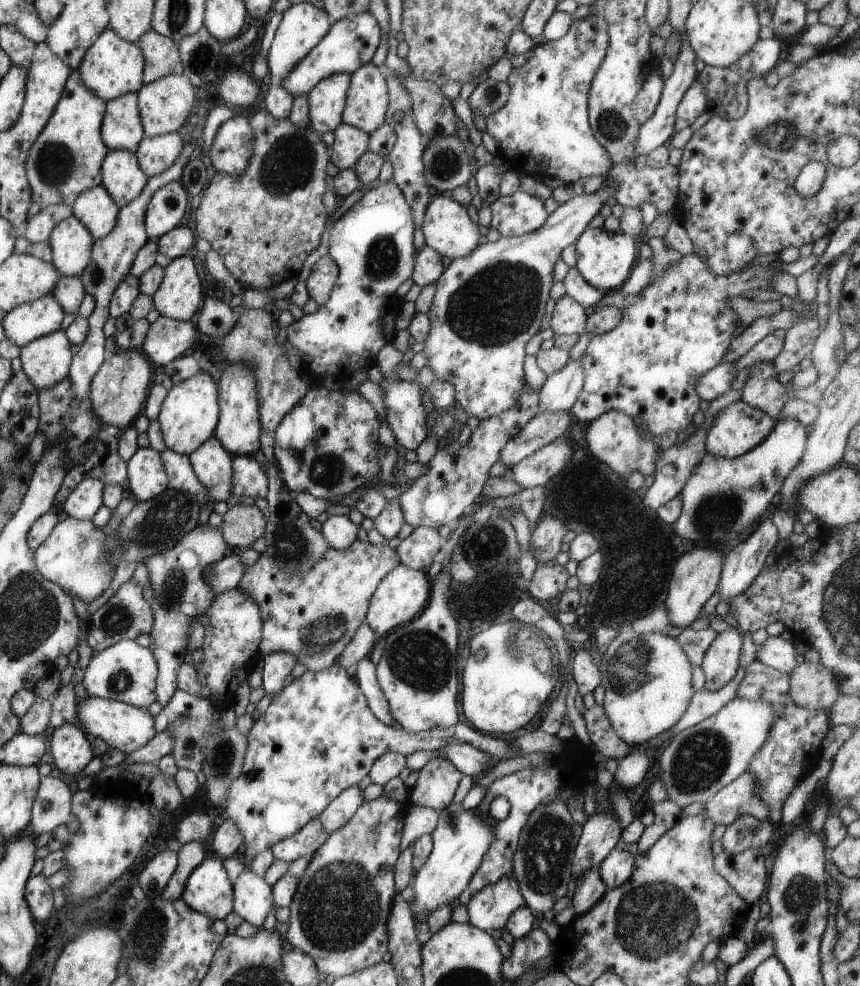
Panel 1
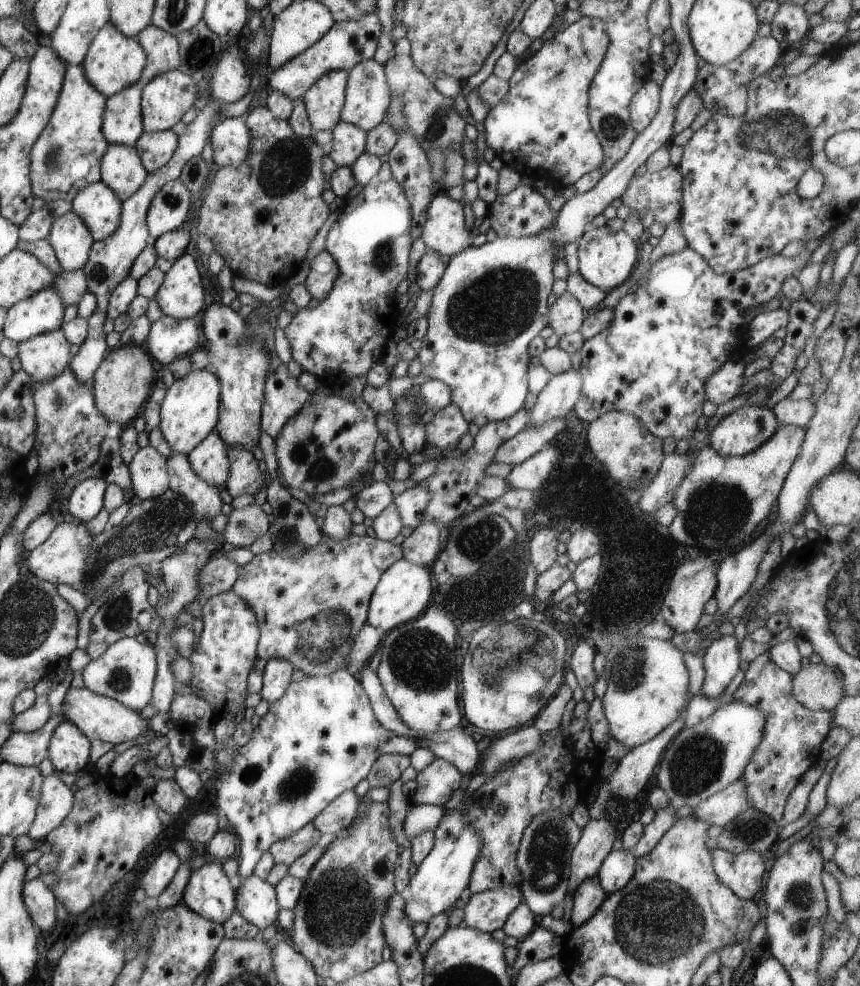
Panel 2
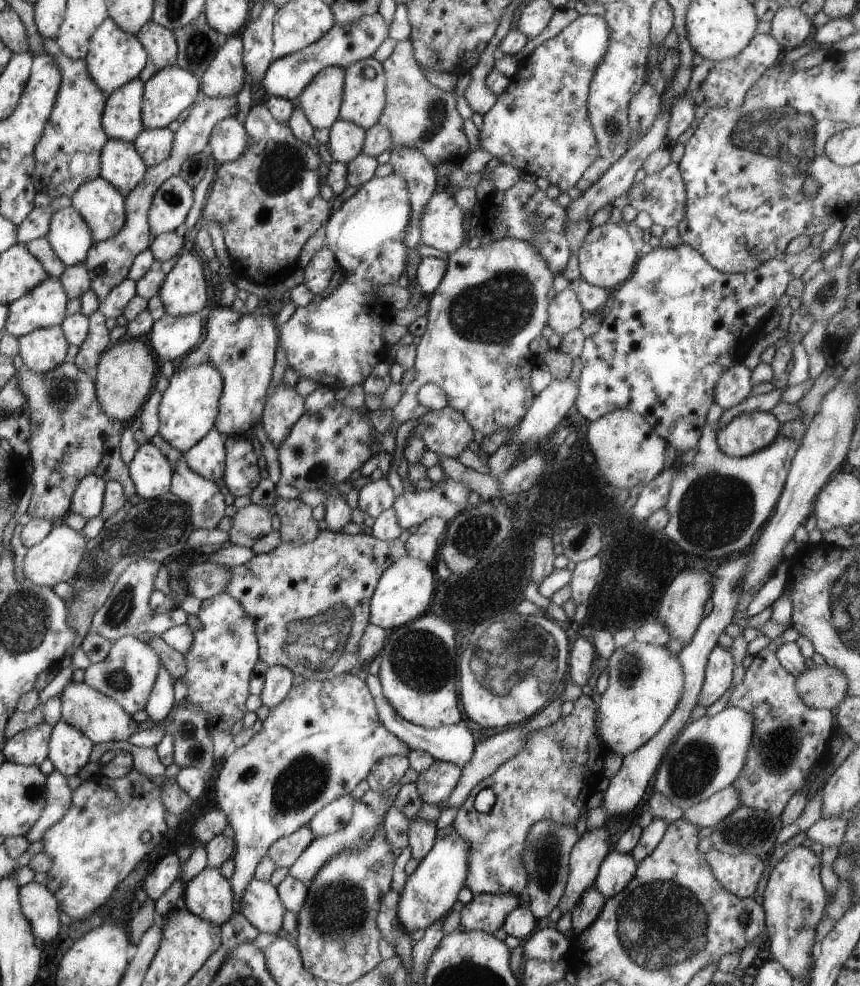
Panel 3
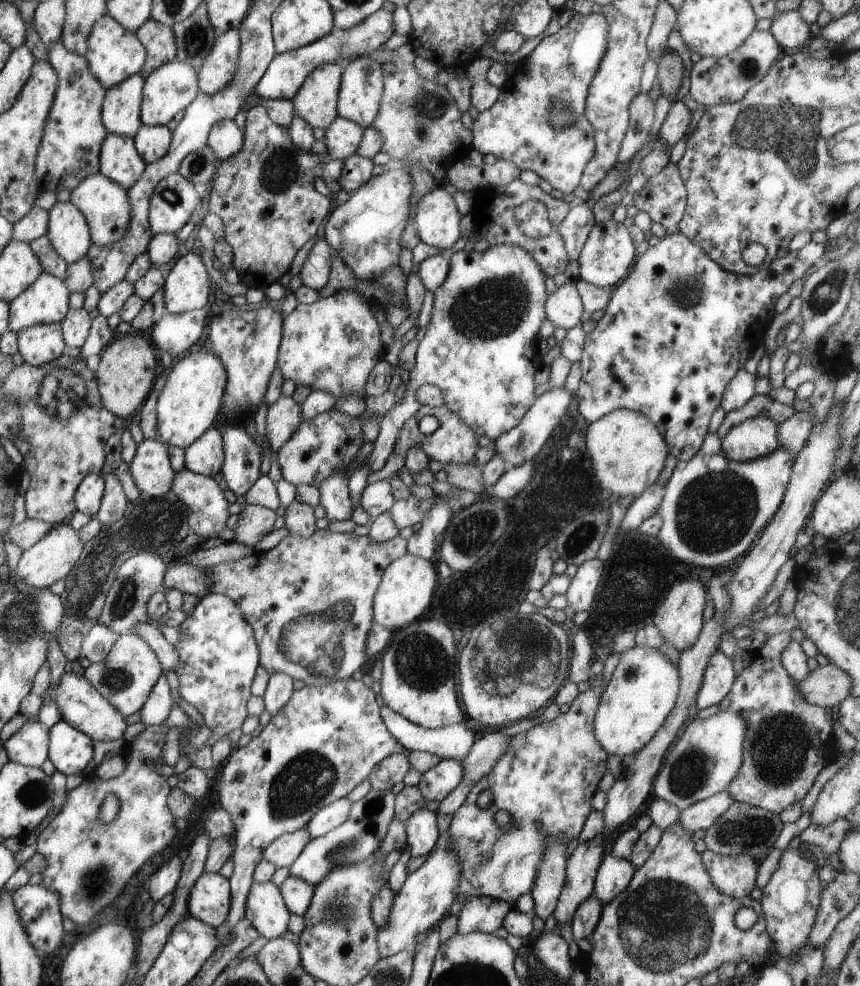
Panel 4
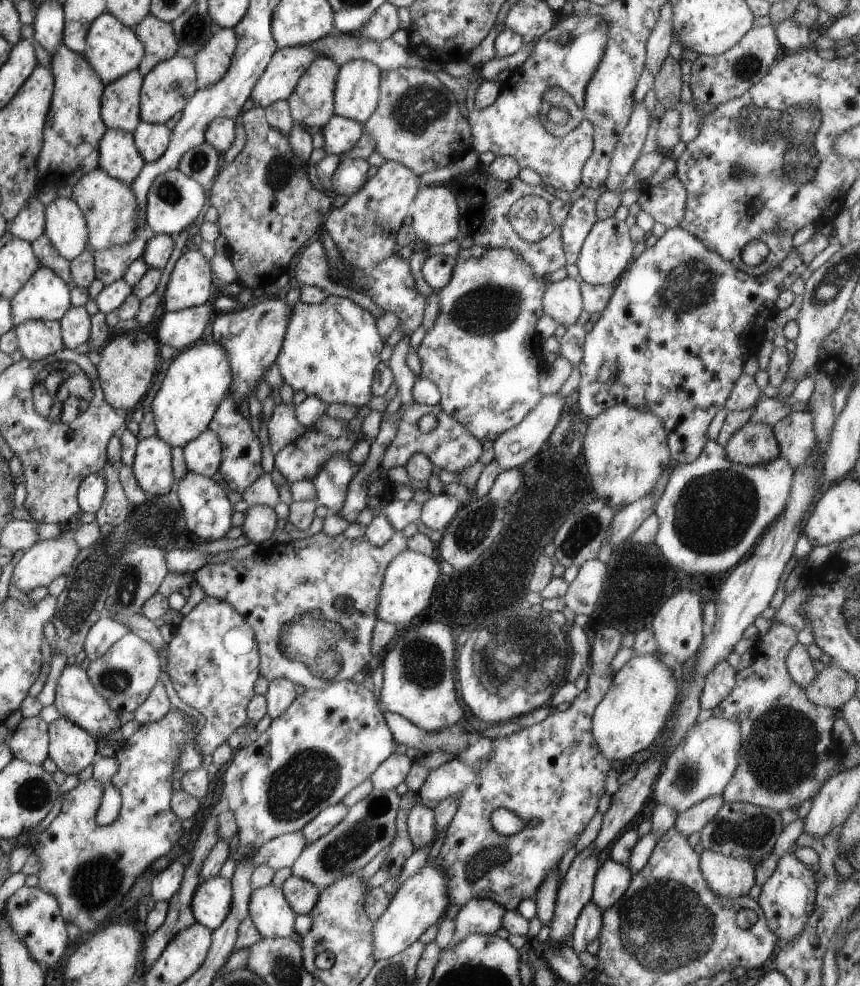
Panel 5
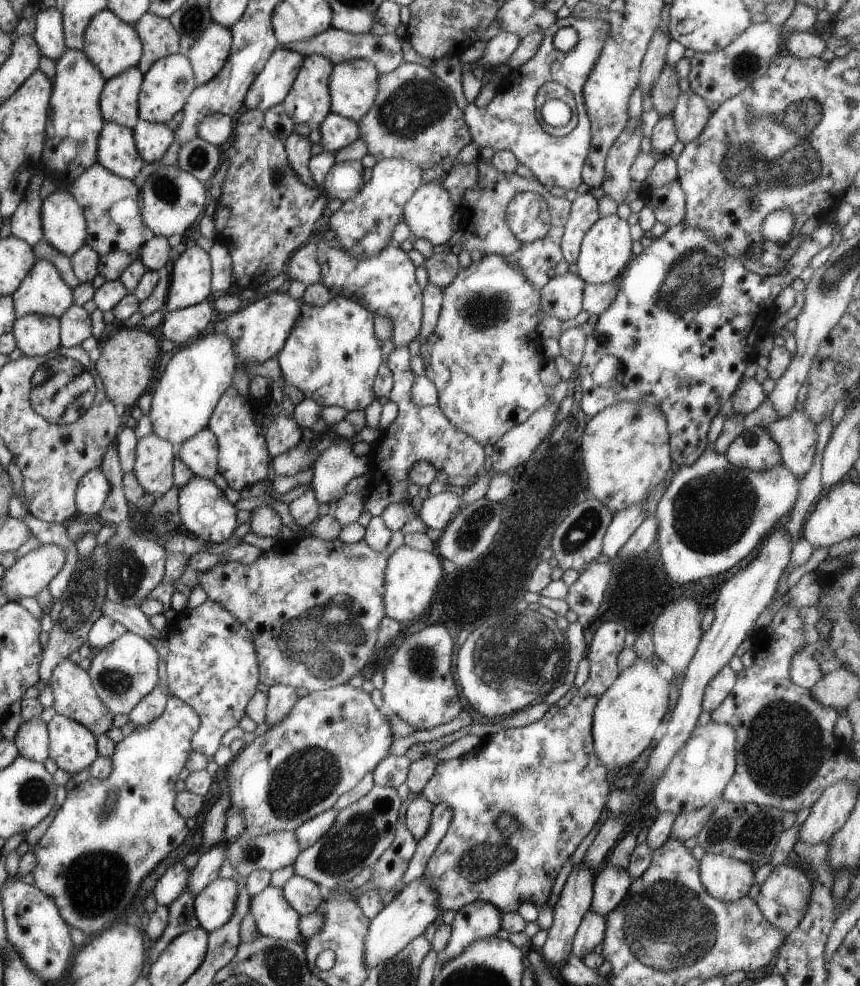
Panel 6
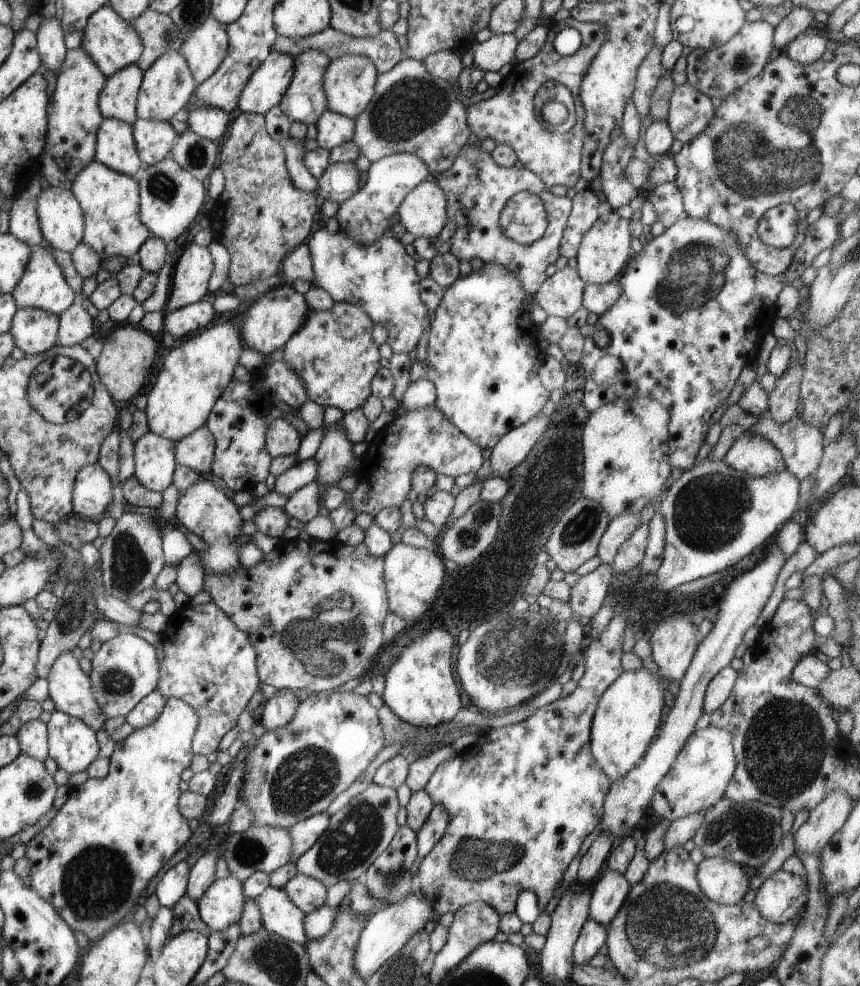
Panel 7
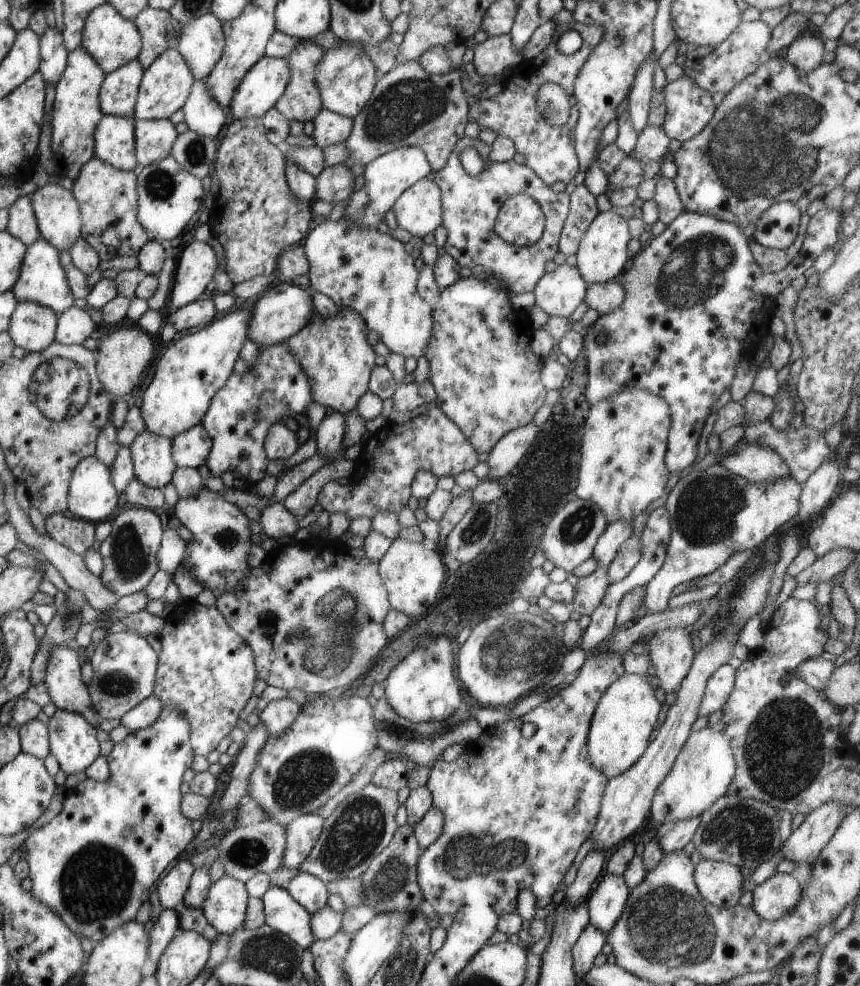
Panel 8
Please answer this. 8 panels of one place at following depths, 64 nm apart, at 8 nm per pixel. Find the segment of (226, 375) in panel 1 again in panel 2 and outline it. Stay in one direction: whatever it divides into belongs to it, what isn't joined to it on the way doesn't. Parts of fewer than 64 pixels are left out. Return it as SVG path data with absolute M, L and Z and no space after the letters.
M222 303L209 304L199 321L205 336L204 345L193 349L186 357L167 363L167 370L174 379L180 379L189 371L213 368L220 382L219 412L215 431L227 447L241 447L251 451L257 446L258 434L261 431L260 410L264 399L265 373L268 371L267 350L248 334L246 319Z

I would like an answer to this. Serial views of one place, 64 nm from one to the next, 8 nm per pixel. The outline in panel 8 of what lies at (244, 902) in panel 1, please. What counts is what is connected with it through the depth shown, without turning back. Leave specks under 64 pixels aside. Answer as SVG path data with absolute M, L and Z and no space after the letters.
M284 886L269 887L263 896L264 924L289 937L302 950L315 940L309 926L310 914L293 900Z

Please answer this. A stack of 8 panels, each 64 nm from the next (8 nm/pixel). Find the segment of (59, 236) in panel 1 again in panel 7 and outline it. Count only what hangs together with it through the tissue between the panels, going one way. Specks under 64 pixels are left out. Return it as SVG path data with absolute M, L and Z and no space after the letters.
M51 186L42 190L36 199L36 213L43 241L50 248L69 254L82 240L82 210L70 190Z

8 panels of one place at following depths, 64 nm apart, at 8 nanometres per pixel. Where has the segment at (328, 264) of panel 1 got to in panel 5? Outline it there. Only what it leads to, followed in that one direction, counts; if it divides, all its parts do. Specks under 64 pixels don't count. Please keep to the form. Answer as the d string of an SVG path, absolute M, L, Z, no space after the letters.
M313 240L313 242L301 248L299 253L301 253L301 256L299 256L293 275L299 284L320 288L328 296L351 299L353 303L369 311L375 319L383 316L384 311L372 302L369 296L347 289L339 282L335 283L329 280L327 257L321 241Z

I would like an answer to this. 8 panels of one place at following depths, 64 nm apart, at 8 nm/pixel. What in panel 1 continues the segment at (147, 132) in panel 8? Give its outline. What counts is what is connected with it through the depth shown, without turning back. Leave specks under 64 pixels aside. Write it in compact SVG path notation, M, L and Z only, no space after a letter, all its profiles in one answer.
M165 133L154 137L143 137L137 145L135 156L139 168L146 177L161 174L179 156L184 142L177 133Z

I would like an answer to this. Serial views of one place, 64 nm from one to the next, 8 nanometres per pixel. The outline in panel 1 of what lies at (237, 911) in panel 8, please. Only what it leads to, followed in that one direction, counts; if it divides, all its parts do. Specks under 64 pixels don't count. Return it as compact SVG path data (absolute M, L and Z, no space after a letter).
M219 858L203 859L186 878L180 896L191 910L200 912L211 920L222 919L232 910L232 882Z

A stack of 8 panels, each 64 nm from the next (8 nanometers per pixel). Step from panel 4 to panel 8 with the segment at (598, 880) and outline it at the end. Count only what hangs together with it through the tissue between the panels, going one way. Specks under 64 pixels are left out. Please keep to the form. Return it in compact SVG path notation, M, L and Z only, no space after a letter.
M605 873L585 900L588 924L607 934L623 910L628 892L622 876Z

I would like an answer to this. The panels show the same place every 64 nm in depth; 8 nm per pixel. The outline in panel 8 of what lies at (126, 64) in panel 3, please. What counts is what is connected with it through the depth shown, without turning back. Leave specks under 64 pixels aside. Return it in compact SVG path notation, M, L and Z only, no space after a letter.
M108 2L89 11L84 18L80 33L81 48L101 67L105 75L126 62L136 59L141 50L140 32L133 20L123 18Z

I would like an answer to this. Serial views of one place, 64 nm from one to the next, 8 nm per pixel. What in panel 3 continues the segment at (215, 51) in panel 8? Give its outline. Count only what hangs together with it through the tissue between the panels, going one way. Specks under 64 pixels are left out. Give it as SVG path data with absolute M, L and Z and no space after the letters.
M238 34L229 35L199 77L200 89L206 98L233 97L241 90L244 76L242 40Z

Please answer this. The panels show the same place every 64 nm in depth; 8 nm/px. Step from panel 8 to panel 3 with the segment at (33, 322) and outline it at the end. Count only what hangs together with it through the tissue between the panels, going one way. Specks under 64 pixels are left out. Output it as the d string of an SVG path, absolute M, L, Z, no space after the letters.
M60 326L32 330L18 338L23 367L40 375L63 364L68 342Z

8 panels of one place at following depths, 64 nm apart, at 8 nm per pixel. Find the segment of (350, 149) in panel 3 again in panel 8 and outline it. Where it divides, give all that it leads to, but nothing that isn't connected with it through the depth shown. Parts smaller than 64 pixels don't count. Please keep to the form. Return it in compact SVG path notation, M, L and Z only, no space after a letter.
M321 109L311 120L313 133L311 135L315 146L323 147L343 143L352 127L352 118Z

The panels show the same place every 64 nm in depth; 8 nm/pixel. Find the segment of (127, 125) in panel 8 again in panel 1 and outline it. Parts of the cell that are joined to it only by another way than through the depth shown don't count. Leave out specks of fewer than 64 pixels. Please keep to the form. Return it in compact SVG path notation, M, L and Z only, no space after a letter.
M121 149L107 151L100 164L100 177L100 185L119 208L131 202L147 182L135 153Z

